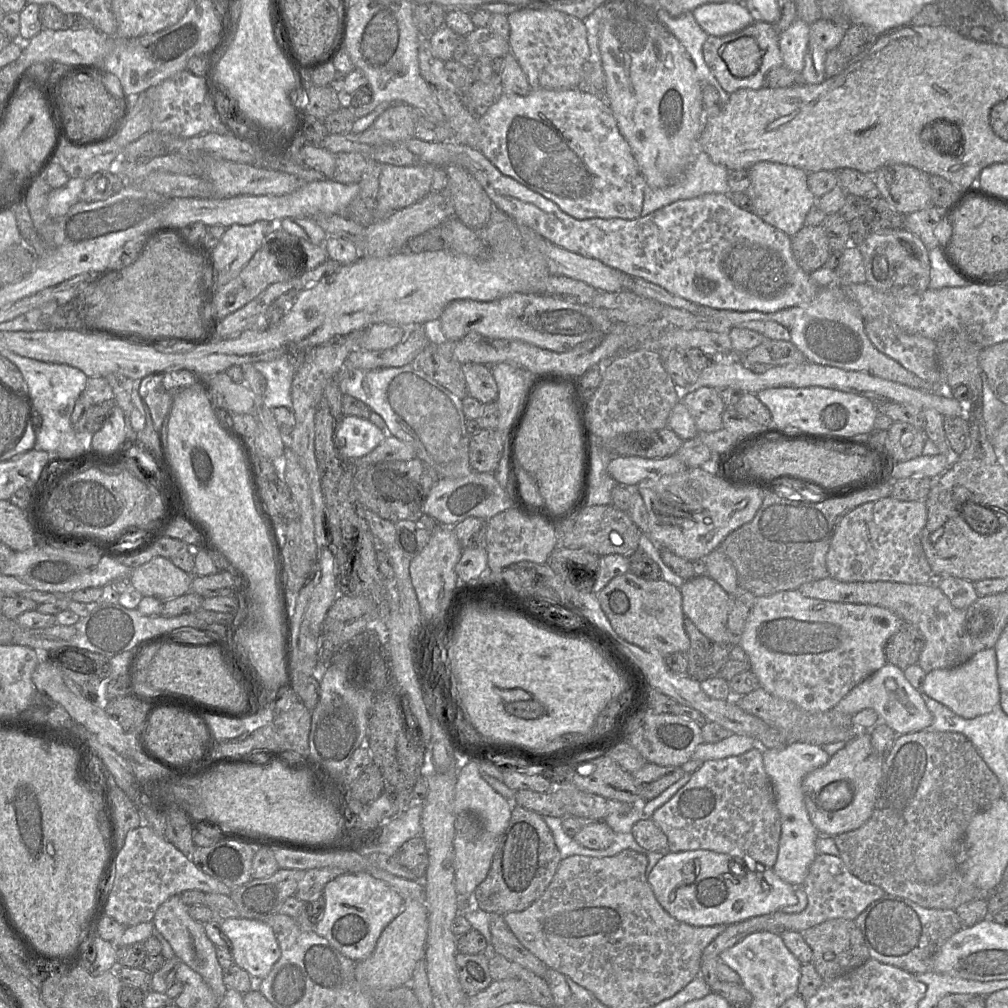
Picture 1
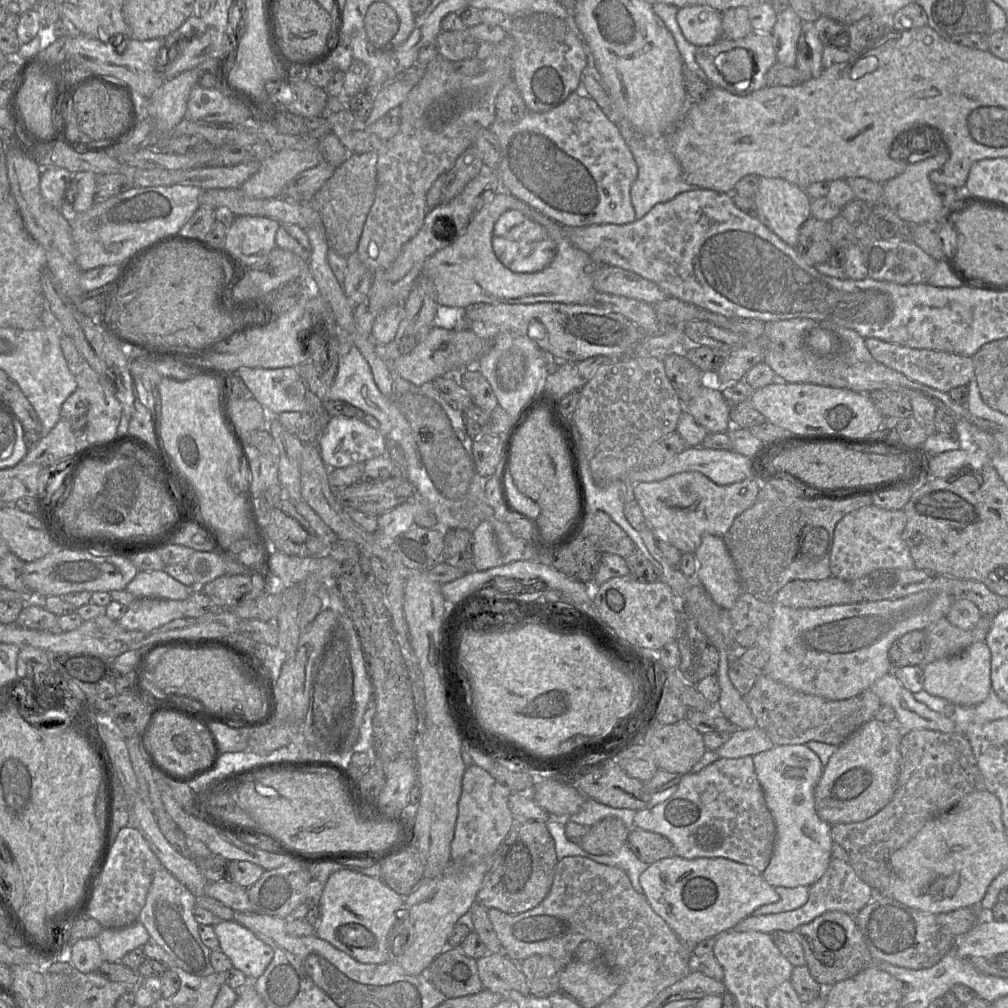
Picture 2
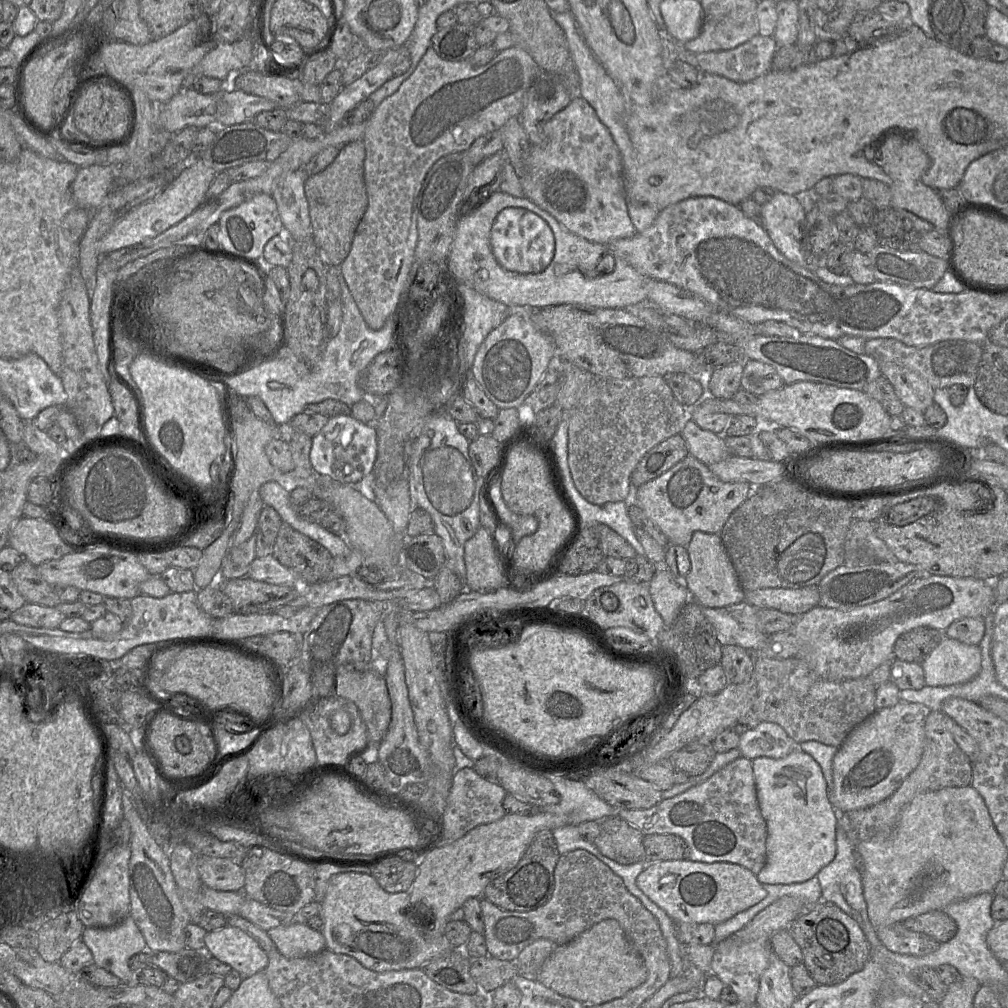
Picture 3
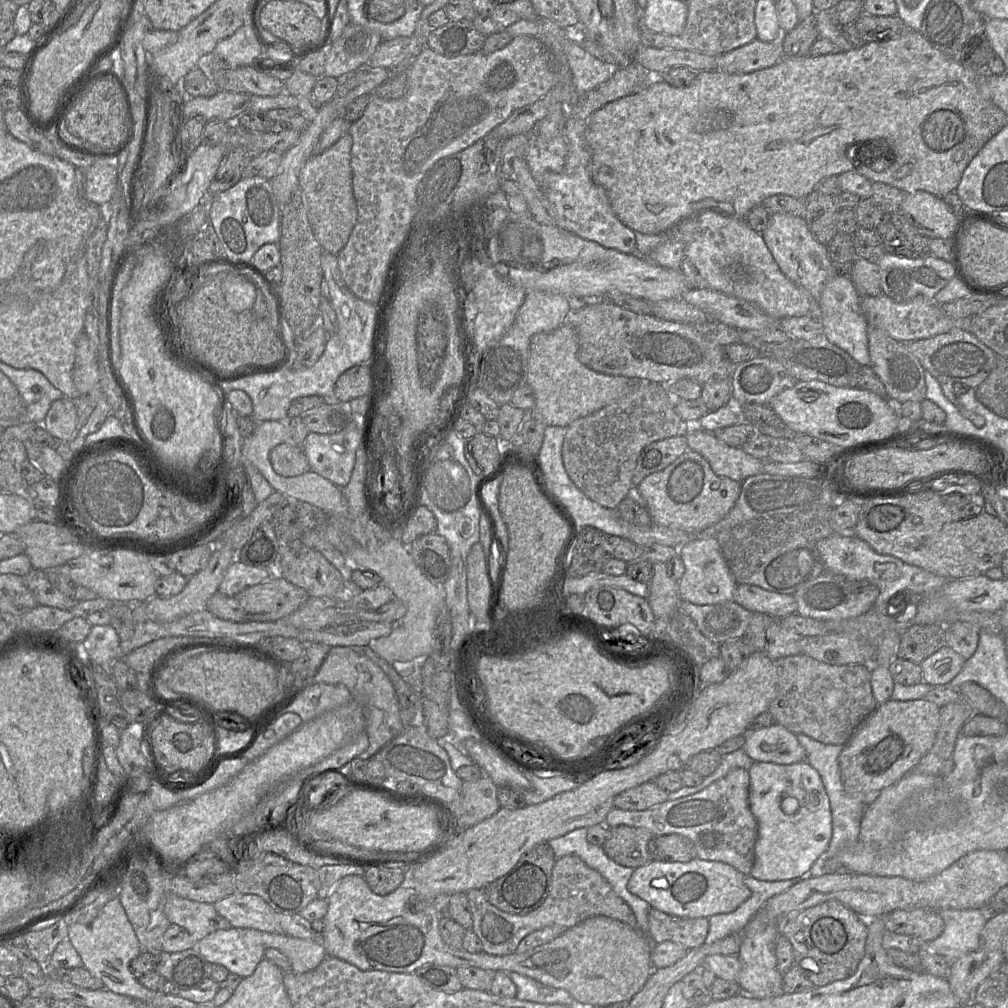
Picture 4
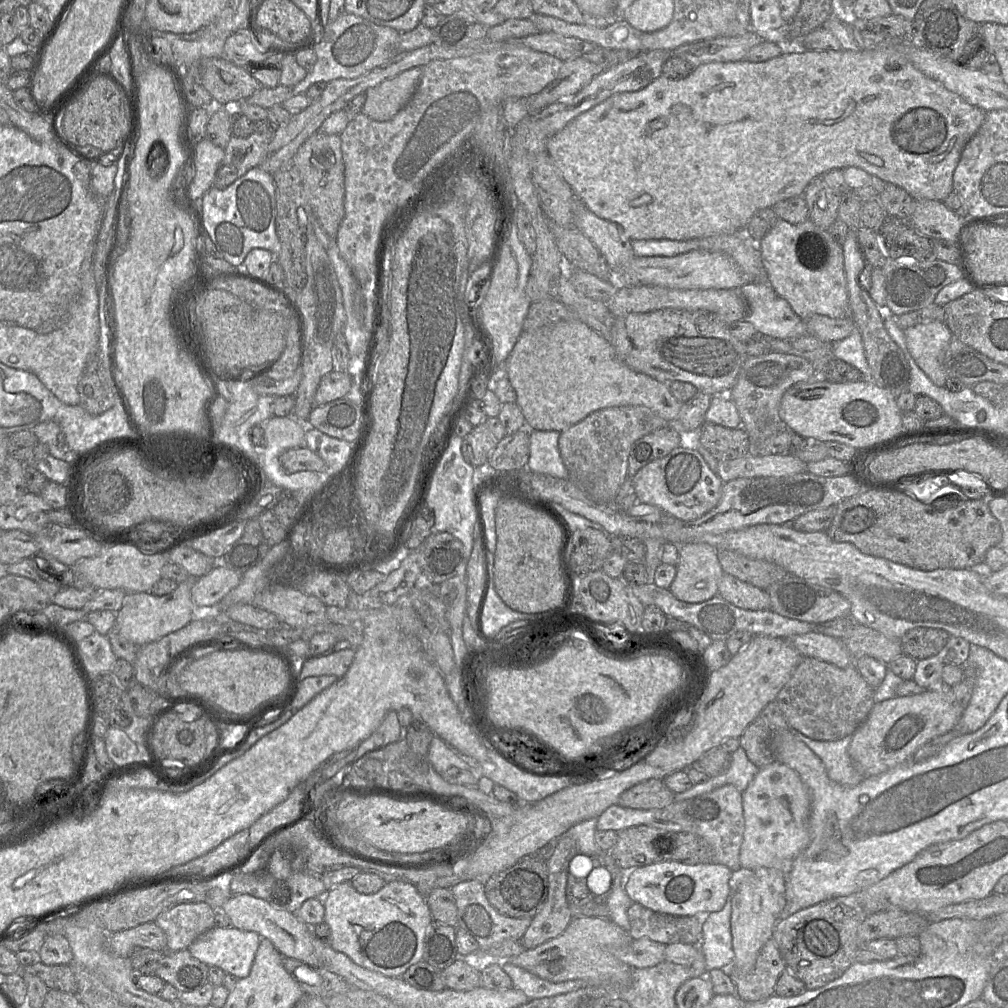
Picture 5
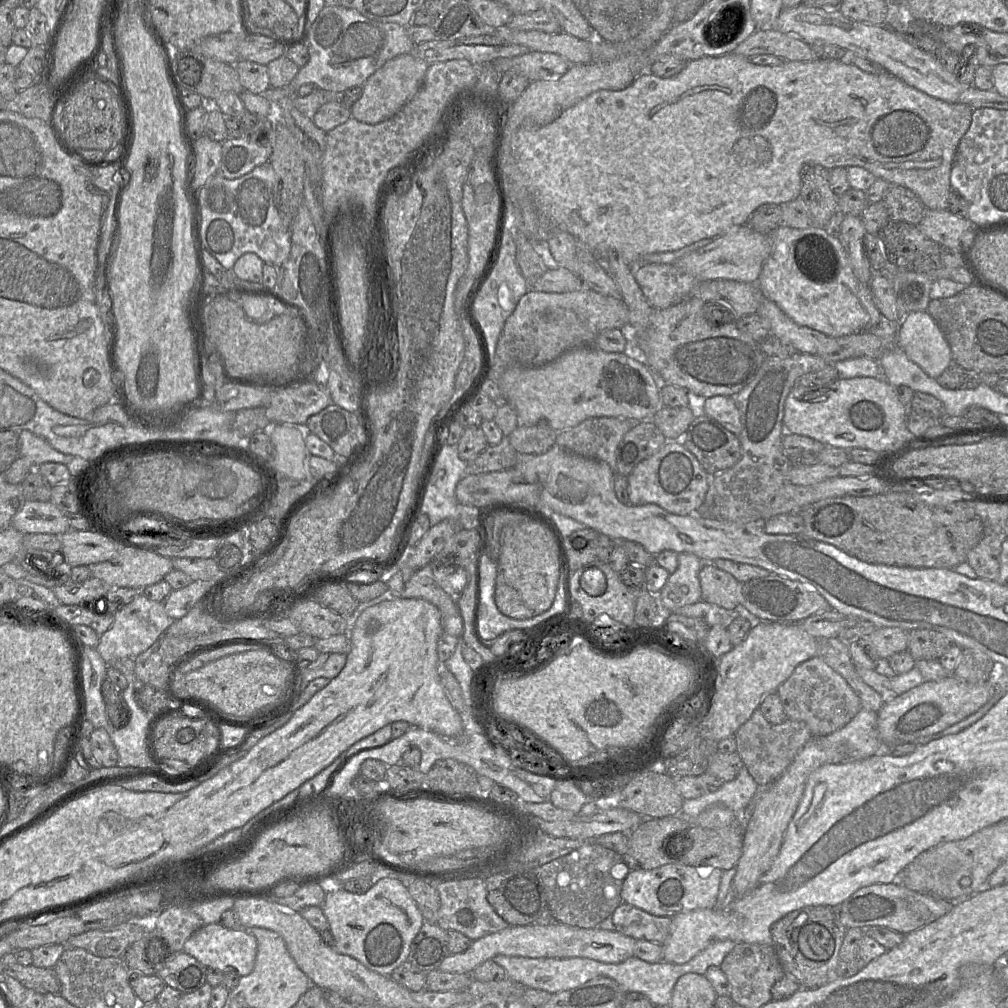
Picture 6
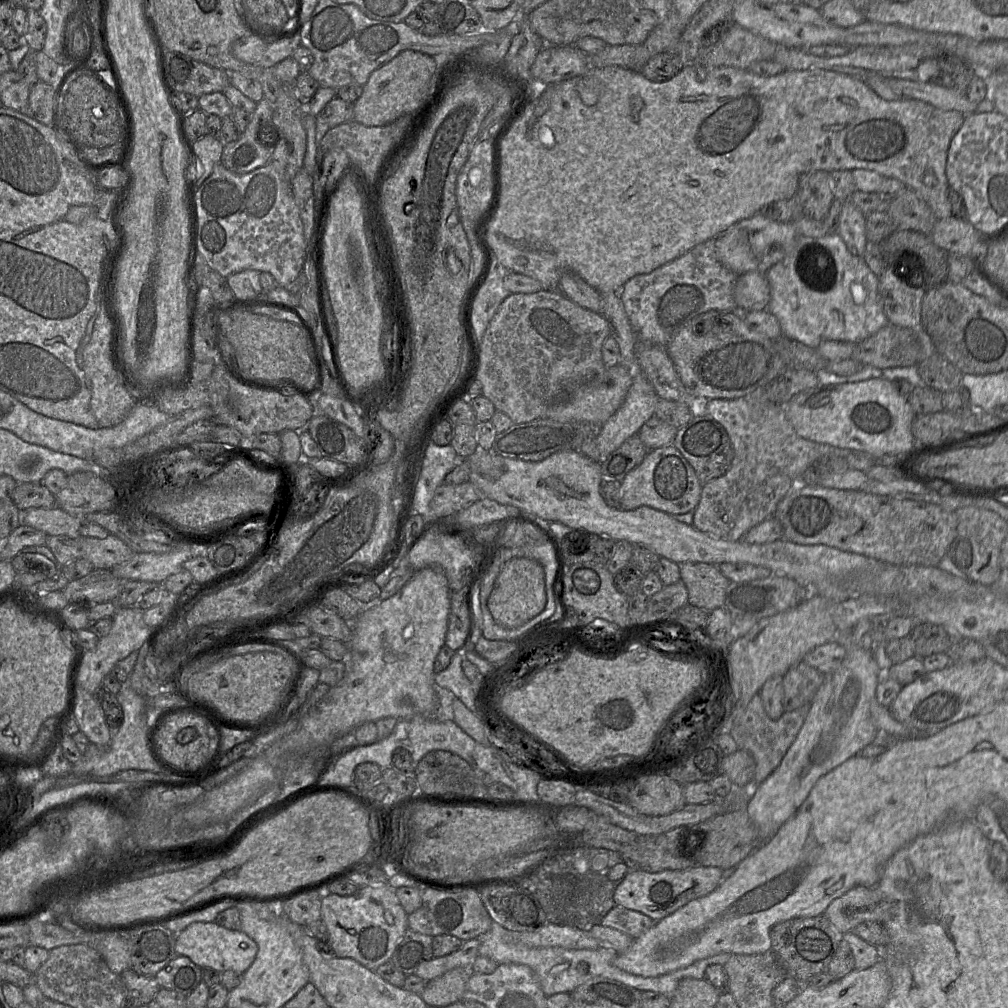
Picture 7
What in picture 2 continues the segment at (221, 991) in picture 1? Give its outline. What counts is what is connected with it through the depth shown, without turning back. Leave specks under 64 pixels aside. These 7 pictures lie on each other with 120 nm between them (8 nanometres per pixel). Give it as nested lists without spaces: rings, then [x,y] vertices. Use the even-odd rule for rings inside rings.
[[[165,867],[153,877],[138,921],[147,929],[150,939],[161,946],[175,965],[196,976],[208,976],[215,972],[210,962],[212,950],[203,944],[194,917],[196,897],[182,885]]]

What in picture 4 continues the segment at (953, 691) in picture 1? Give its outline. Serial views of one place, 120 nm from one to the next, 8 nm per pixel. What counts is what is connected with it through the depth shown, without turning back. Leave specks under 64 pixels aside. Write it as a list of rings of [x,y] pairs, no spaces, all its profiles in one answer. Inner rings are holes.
[[[948,645],[921,662],[923,682],[933,686],[949,684],[961,671],[966,659]]]

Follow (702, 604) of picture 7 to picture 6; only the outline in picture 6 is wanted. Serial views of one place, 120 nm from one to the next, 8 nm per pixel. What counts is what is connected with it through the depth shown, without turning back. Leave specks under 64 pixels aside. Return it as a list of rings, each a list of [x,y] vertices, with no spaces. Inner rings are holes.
[[[704,563],[699,572],[702,600],[732,610],[740,603],[741,585],[731,574]]]

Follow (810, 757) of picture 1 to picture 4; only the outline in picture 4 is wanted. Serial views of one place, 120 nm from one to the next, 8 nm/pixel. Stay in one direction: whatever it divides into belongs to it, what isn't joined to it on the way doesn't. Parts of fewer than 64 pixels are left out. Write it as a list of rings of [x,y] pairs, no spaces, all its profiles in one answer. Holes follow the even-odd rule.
[[[806,760],[787,765],[754,761],[749,774],[749,807],[758,825],[750,875],[764,881],[802,879],[832,838],[830,803],[820,774]]]

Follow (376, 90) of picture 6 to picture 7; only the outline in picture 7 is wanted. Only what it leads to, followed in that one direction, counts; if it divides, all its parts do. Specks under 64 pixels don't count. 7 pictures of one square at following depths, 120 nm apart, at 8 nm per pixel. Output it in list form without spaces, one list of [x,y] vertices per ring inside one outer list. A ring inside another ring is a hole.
[[[405,50],[374,70],[368,81],[362,87],[360,97],[353,103],[353,120],[368,127],[384,126],[399,118],[404,114],[414,114],[429,95],[429,81],[436,75],[438,63],[427,54]]]

